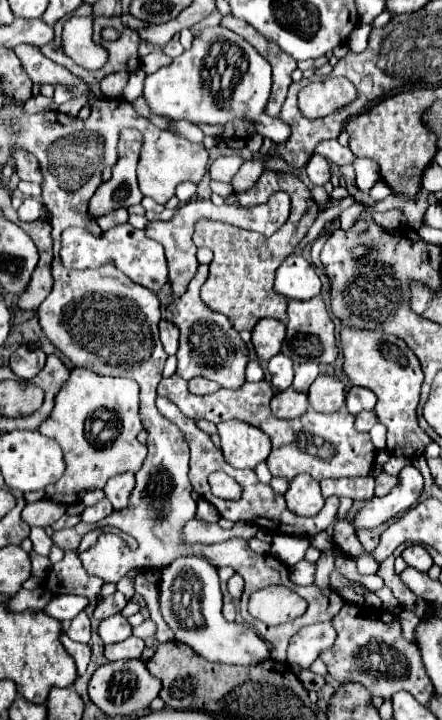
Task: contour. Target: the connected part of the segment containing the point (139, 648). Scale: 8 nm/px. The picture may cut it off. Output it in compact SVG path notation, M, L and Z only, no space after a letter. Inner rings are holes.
M130 635L128 639L114 643L114 645L106 645L104 655L108 661L120 661L120 659L140 659L144 651L144 641Z

